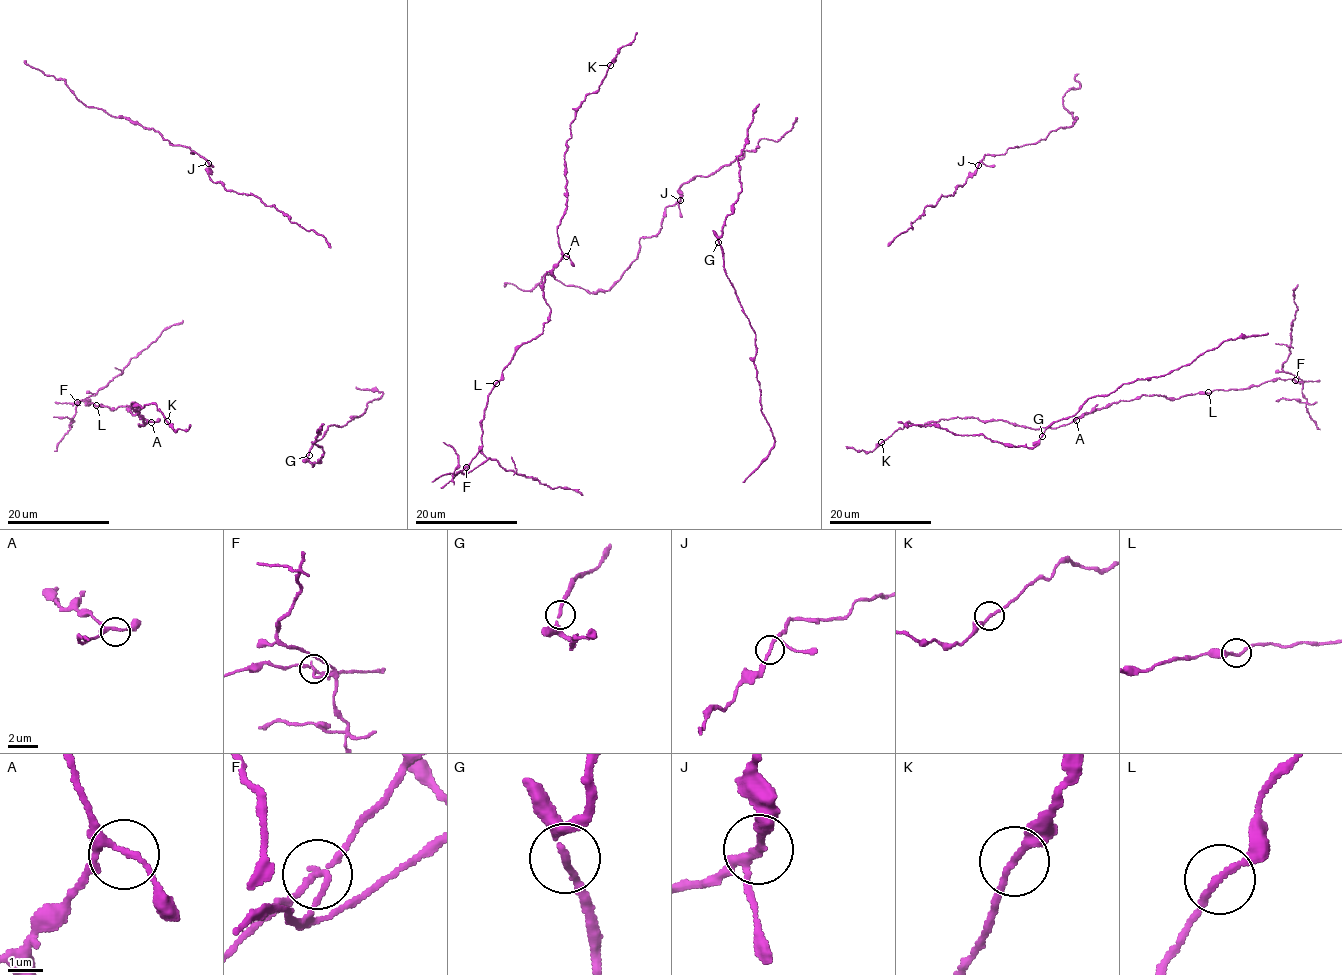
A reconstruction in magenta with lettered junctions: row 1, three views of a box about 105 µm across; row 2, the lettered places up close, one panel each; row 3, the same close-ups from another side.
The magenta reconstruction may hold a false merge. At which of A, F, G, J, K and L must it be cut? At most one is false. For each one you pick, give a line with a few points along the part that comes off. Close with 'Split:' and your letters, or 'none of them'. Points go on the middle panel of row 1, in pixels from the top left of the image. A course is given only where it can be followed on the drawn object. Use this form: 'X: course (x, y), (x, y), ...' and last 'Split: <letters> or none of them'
F: course (466, 466), (465, 472), (471, 471), (493, 458), (514, 473), (536, 477), (551, 488), (575, 489), (582, 495)
Split: F

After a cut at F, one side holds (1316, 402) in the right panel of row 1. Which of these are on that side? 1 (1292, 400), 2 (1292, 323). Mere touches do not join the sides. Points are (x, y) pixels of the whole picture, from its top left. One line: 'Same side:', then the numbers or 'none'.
Same side: 1, 2

